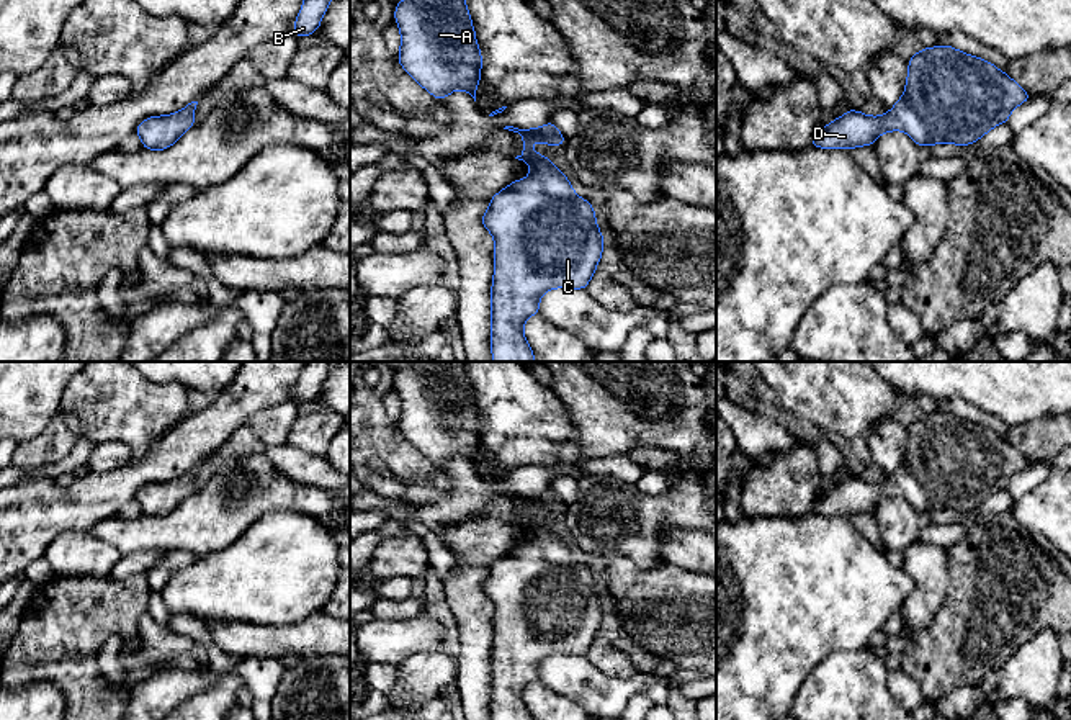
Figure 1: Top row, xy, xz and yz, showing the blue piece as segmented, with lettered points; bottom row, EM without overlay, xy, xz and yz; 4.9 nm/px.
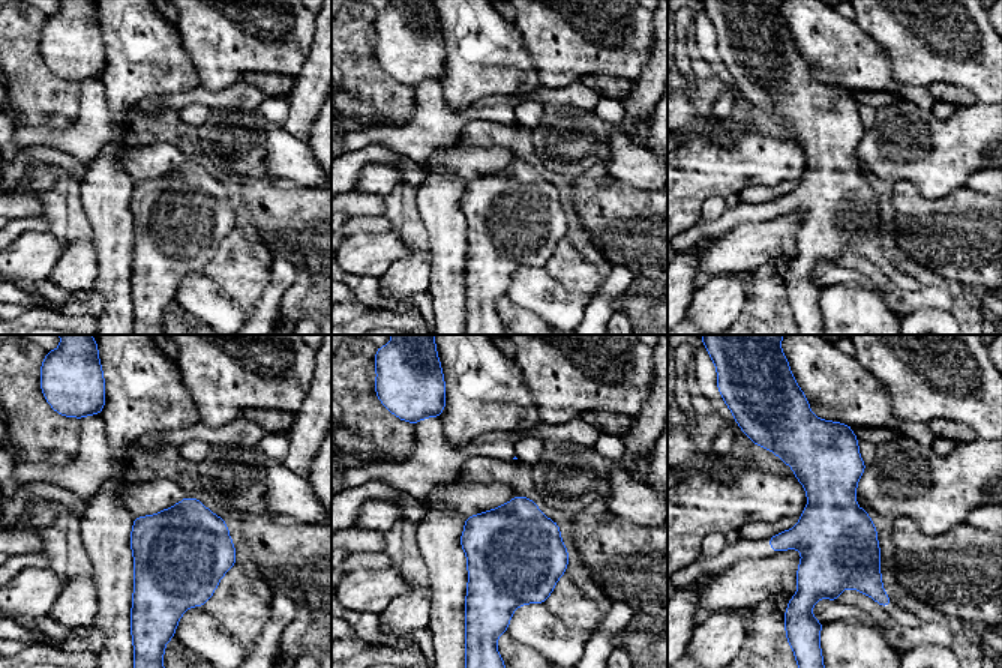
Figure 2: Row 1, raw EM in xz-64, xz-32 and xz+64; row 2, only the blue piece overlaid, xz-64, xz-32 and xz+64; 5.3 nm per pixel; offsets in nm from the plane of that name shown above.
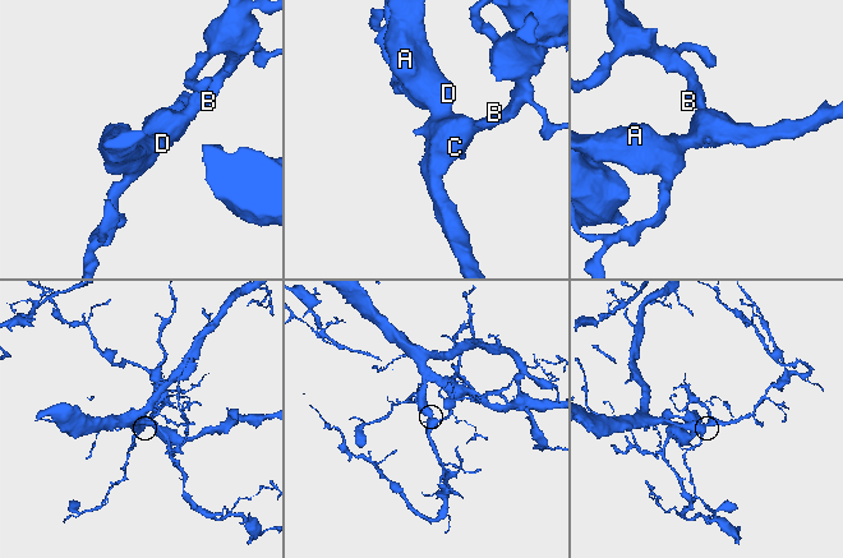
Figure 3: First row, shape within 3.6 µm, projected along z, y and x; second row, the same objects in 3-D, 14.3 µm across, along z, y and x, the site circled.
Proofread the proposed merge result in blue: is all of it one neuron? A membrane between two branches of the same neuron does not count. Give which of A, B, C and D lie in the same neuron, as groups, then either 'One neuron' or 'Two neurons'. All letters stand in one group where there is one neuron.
Groups: A B C D. One neuron

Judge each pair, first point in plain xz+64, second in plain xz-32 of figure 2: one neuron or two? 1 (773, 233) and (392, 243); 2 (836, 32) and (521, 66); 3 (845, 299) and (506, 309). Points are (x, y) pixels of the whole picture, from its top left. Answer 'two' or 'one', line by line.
1: one
2: one
3: one

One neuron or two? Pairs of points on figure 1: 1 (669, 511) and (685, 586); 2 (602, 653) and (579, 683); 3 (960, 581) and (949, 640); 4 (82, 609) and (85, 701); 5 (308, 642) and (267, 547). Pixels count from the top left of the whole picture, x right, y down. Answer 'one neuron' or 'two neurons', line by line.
1: two neurons
2: two neurons
3: one neuron
4: one neuron
5: two neurons

